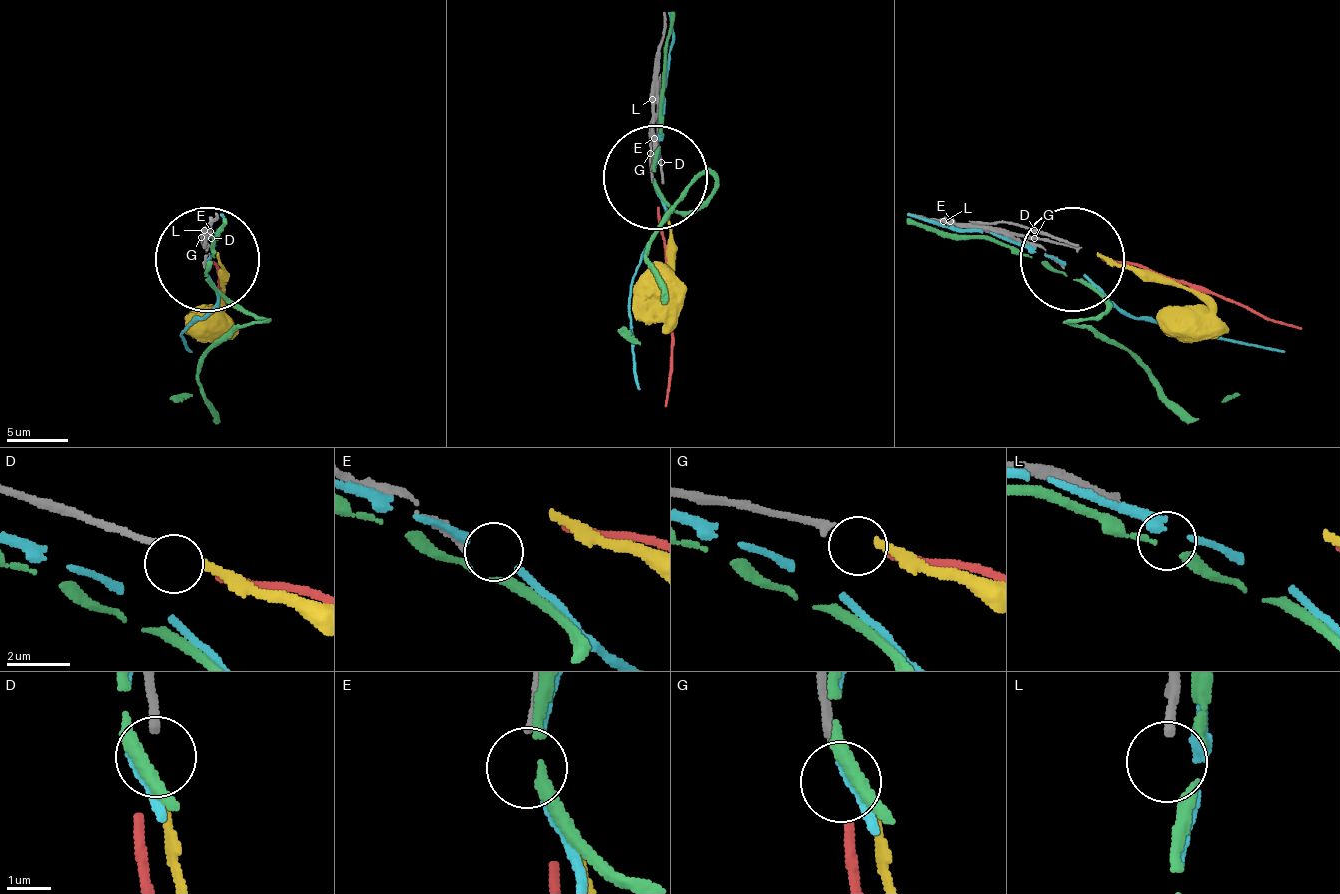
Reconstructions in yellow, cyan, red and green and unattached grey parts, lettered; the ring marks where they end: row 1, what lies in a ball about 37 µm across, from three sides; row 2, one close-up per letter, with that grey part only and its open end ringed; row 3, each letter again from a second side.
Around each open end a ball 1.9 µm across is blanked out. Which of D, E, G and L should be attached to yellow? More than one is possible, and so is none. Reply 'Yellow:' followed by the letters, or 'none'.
Yellow: D

